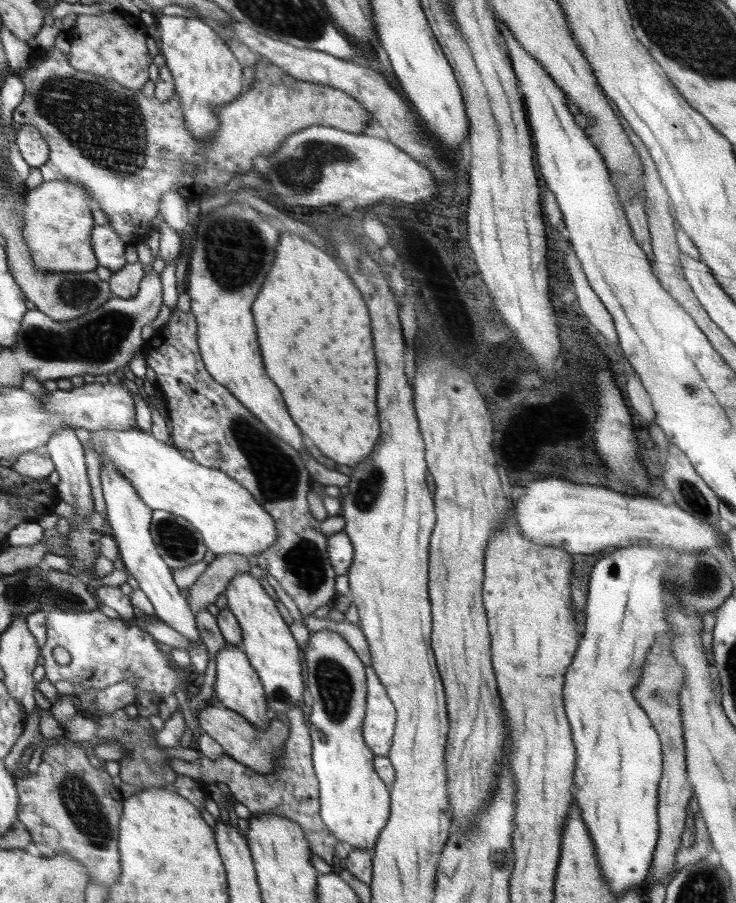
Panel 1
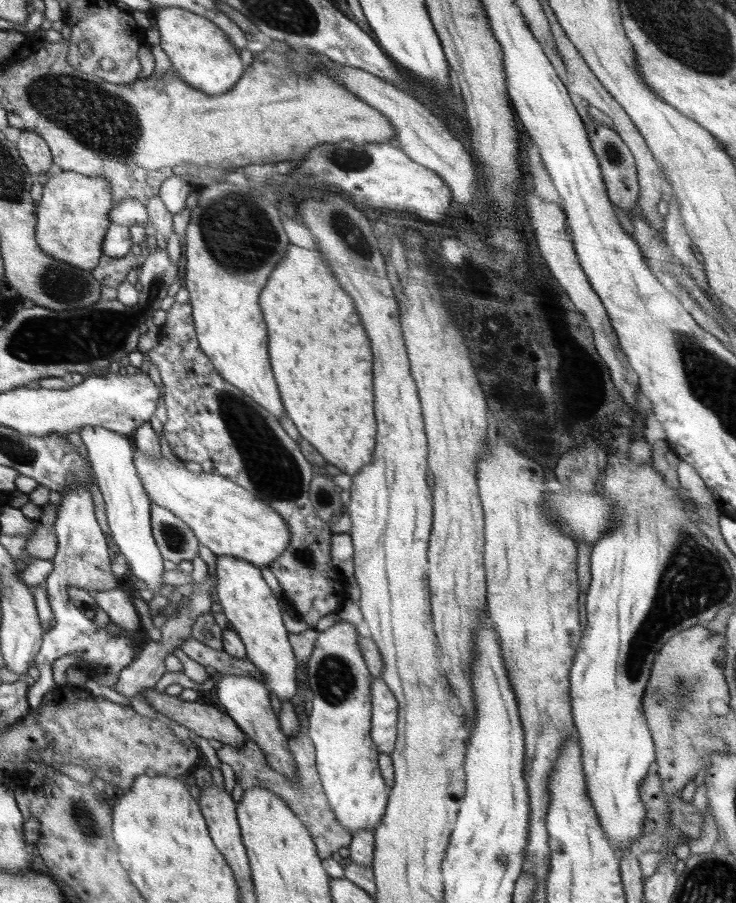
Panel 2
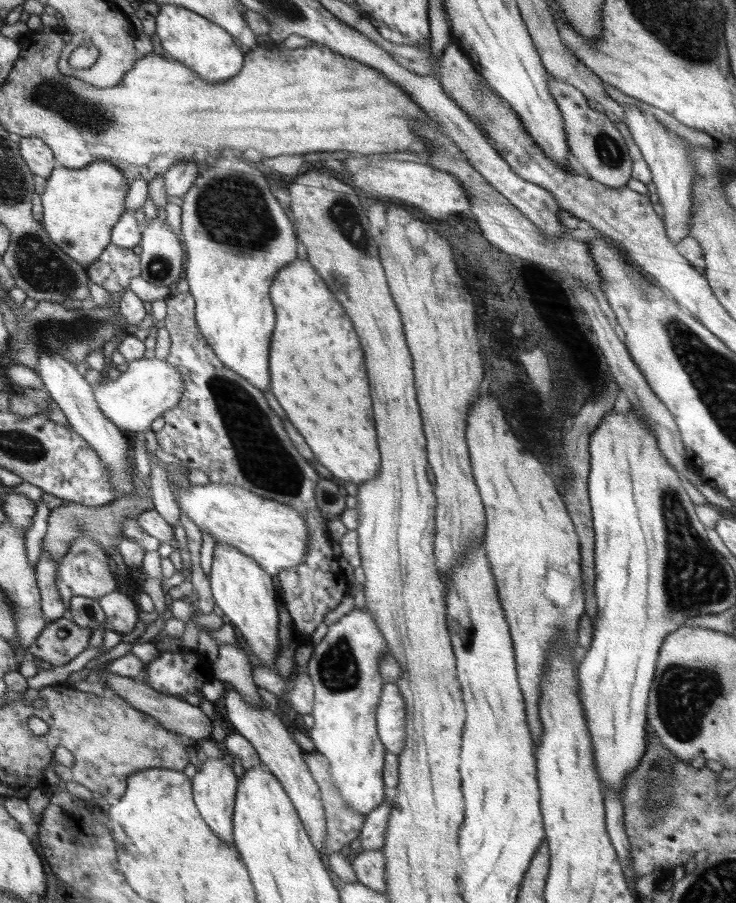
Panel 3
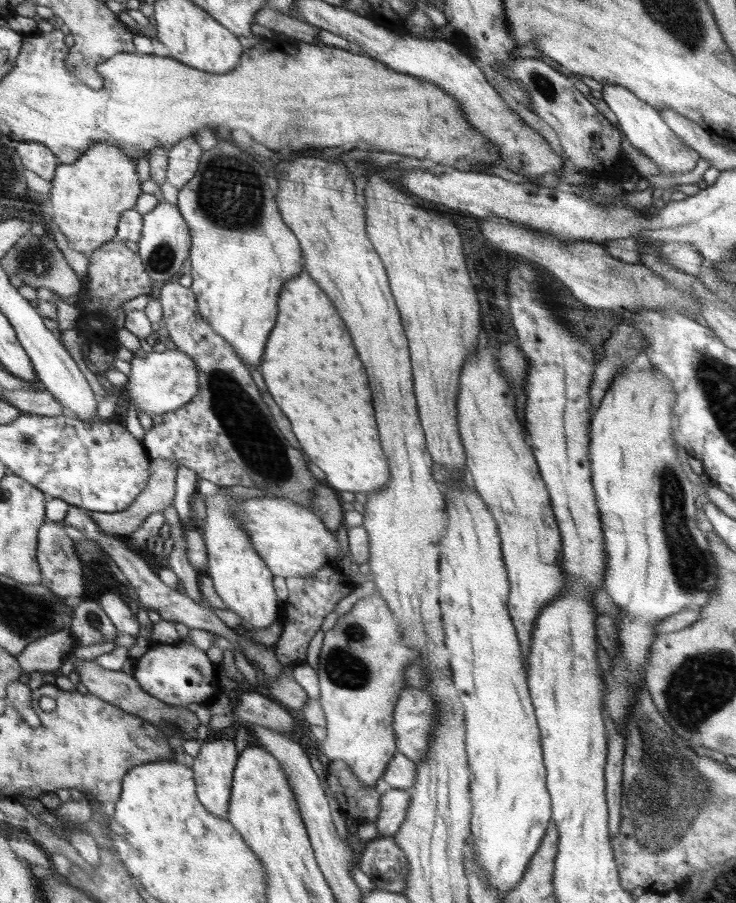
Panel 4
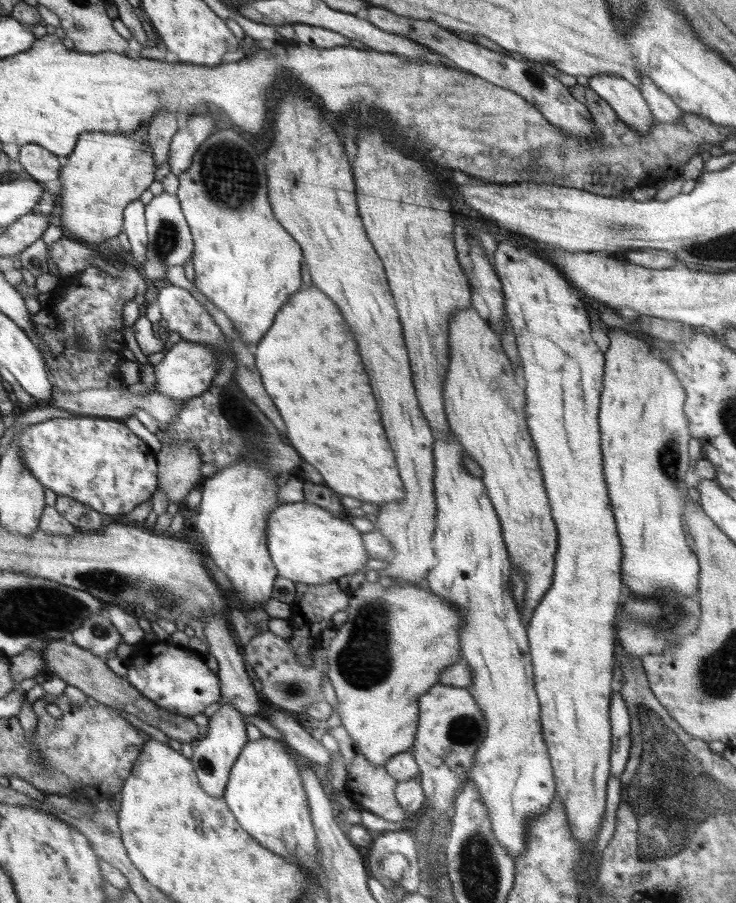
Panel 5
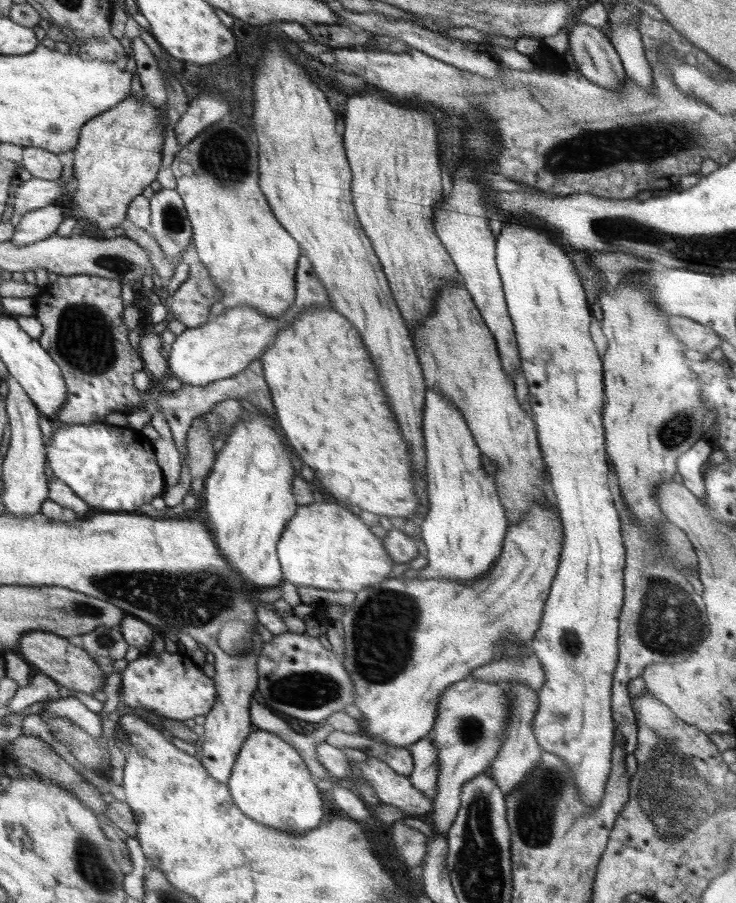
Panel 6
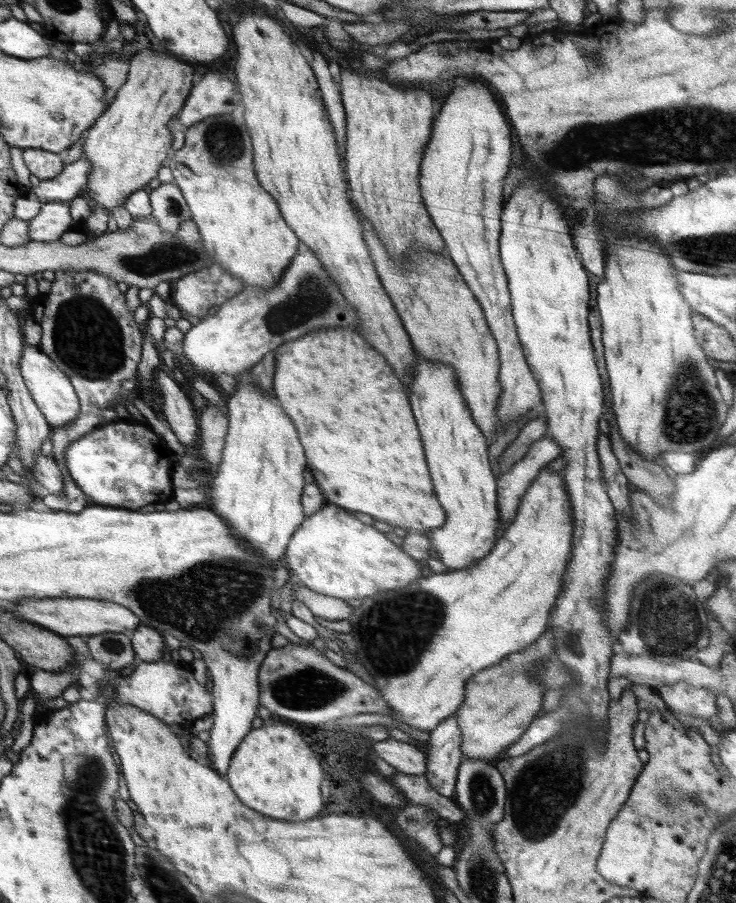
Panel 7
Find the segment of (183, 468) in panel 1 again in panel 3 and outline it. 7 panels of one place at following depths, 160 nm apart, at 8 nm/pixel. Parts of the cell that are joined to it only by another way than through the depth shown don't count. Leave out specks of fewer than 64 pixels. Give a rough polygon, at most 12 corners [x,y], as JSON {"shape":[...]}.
{"shape":[[232,484],[176,487],[216,543],[273,575],[303,562],[295,508]]}

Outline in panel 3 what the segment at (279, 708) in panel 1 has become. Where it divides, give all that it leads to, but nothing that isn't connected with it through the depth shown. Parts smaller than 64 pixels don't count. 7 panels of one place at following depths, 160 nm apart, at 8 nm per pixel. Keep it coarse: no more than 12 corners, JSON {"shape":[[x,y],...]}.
{"shape":[[216,543],[216,606],[251,651],[276,666],[278,606],[270,573]]}

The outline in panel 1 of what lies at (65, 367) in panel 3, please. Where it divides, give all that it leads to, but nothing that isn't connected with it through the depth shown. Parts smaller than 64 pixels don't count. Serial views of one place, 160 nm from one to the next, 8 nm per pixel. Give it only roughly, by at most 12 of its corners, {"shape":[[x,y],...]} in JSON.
{"shape":[[110,461],[100,470],[125,570],[157,617],[191,640],[190,672],[209,656],[174,569],[151,536],[156,511]]}

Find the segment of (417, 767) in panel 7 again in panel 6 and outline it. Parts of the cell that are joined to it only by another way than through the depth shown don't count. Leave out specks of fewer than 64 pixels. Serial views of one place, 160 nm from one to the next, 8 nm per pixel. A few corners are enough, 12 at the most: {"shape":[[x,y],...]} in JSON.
{"shape":[[333,730],[325,742],[356,748],[409,775],[414,759],[407,747],[375,741],[364,734]]}

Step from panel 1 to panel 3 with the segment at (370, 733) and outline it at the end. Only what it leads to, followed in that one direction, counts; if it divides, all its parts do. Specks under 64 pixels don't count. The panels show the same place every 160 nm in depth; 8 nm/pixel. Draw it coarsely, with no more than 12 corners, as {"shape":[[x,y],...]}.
{"shape":[[386,682],[376,713],[384,748],[406,746],[406,701]]}

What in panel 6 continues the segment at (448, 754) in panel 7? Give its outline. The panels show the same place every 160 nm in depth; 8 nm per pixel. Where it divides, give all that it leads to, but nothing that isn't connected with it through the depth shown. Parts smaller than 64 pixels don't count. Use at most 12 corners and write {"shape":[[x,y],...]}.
{"shape":[[427,737],[408,750],[415,764],[412,788],[434,799],[439,775],[437,746]]}

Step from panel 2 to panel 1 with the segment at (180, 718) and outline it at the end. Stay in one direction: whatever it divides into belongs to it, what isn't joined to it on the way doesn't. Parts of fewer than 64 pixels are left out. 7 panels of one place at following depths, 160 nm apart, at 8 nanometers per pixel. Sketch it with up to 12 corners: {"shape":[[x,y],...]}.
{"shape":[[230,708],[193,711],[234,760],[273,773],[289,726],[256,727]]}

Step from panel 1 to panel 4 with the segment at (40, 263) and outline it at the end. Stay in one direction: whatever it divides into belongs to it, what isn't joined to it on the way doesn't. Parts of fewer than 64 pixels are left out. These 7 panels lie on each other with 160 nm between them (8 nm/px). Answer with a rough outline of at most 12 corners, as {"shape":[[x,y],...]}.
{"shape":[[98,142],[58,164],[51,212],[98,250],[140,196],[135,161]]}

